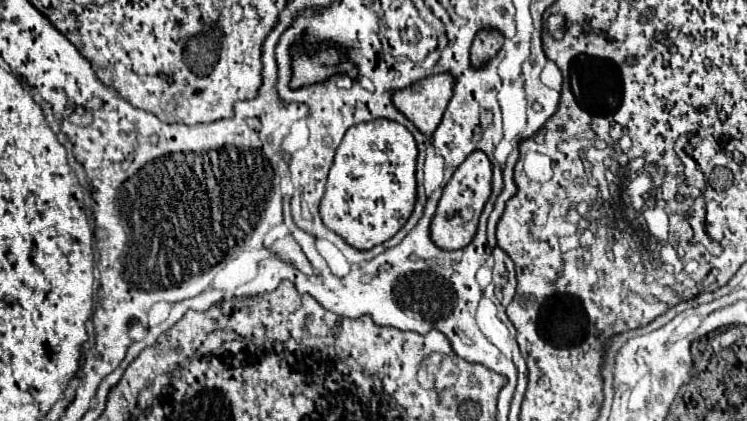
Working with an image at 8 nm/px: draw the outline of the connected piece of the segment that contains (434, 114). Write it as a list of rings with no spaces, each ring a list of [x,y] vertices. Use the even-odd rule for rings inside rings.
[[[432,75],[410,87],[394,91],[392,103],[418,127],[418,131],[432,135],[440,125],[444,109],[452,97],[452,85],[452,75]]]

